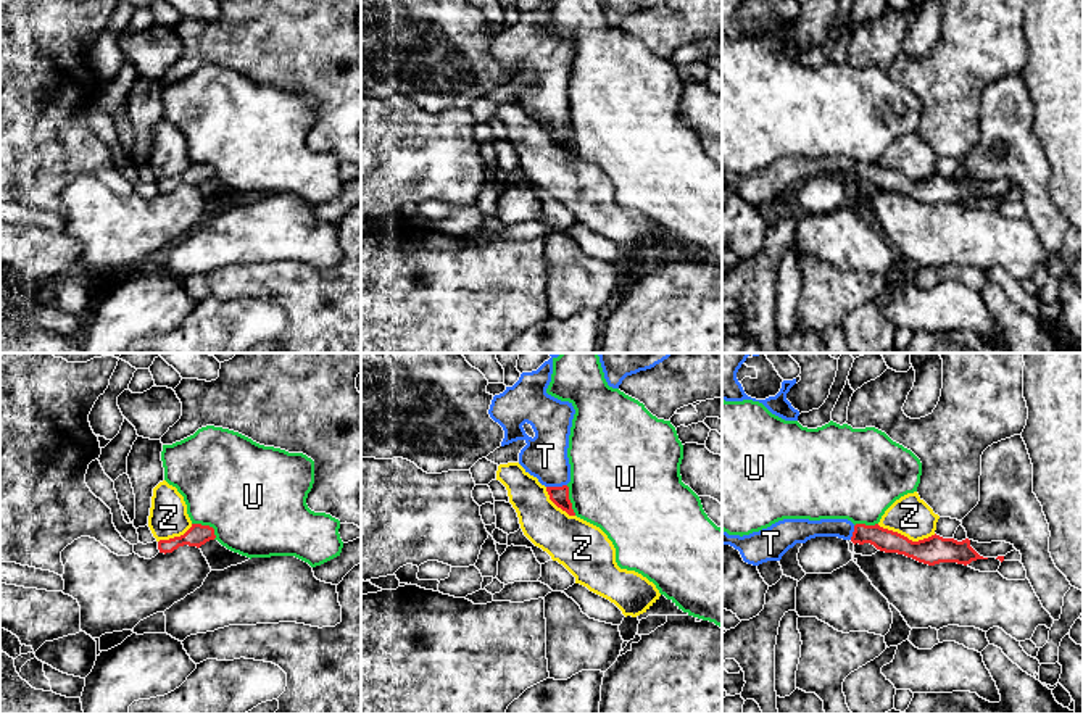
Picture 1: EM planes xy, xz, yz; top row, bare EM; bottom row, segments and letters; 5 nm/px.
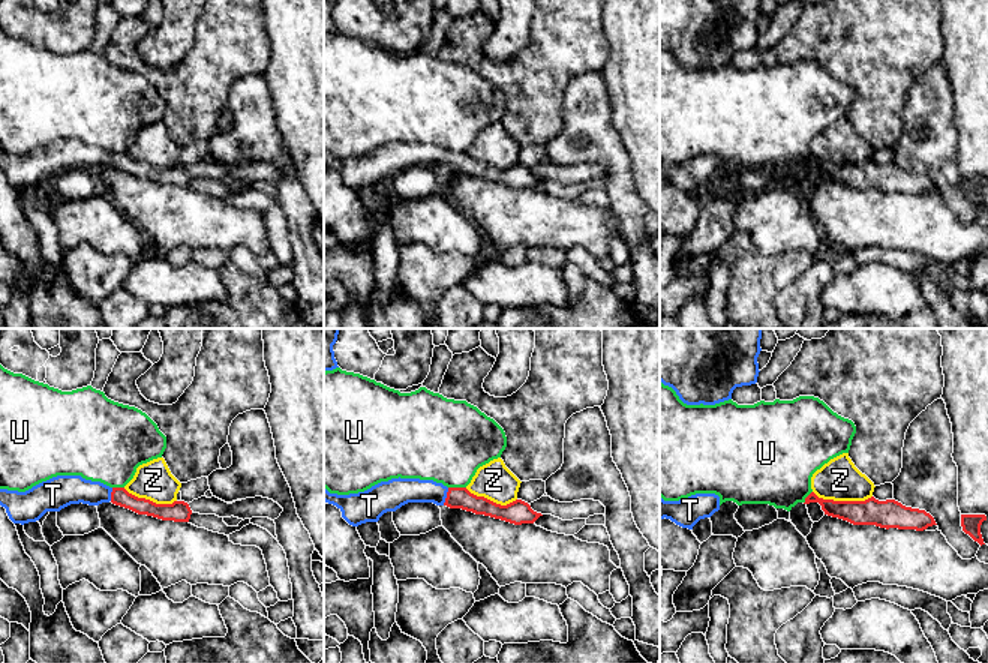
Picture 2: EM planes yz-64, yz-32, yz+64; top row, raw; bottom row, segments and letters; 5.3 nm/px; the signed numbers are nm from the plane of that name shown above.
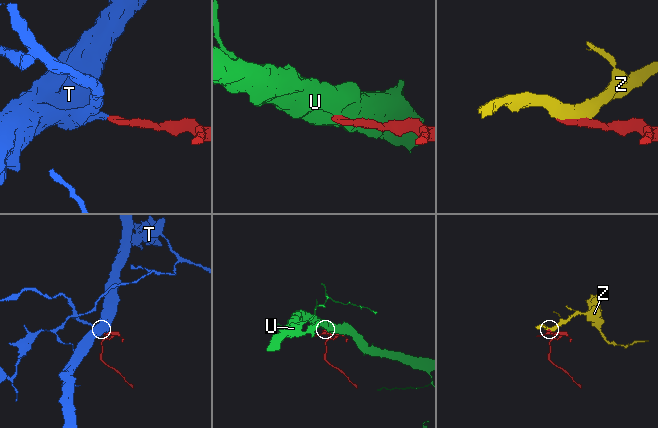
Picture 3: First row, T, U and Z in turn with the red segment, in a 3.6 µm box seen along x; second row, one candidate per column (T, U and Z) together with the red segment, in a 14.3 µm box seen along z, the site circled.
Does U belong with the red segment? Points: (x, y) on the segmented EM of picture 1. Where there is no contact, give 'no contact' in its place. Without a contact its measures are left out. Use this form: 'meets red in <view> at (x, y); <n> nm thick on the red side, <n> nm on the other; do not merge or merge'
meets red in xy at (207, 526); 110 nm thick on the red side, 480 nm on the other; do not merge

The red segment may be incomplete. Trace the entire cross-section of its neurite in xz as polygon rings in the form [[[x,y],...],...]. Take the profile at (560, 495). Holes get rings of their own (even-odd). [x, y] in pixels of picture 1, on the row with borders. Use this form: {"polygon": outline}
{"polygon": [[[550,353],[551,358],[537,371],[522,372],[512,387],[495,395],[488,414],[504,430],[501,446],[524,440],[527,445],[519,453],[519,464],[546,487],[558,508],[575,516],[567,487],[567,448],[575,409],[572,403],[546,393],[553,359],[559,355]]]}

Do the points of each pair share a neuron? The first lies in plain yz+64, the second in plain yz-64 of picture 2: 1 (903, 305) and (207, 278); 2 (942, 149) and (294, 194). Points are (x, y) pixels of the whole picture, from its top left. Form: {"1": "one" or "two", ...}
{"1": "one", "2": "one"}

